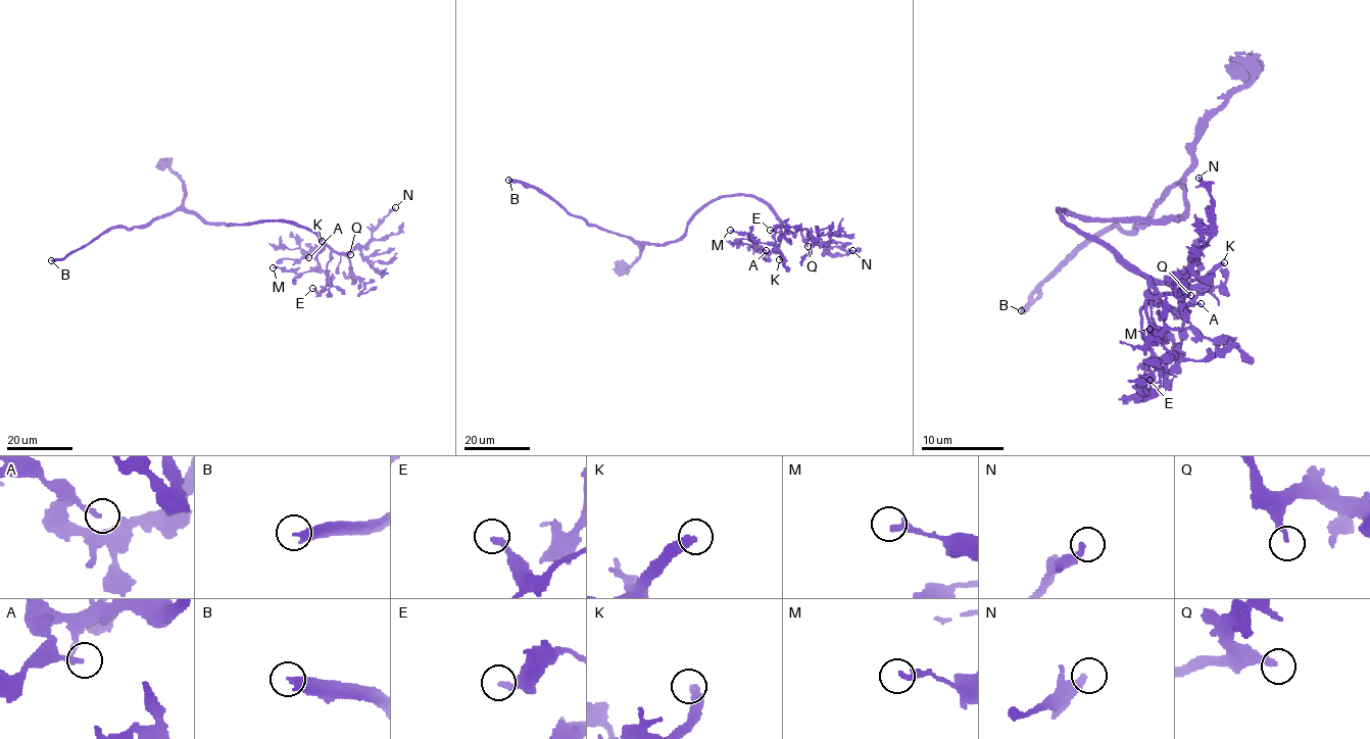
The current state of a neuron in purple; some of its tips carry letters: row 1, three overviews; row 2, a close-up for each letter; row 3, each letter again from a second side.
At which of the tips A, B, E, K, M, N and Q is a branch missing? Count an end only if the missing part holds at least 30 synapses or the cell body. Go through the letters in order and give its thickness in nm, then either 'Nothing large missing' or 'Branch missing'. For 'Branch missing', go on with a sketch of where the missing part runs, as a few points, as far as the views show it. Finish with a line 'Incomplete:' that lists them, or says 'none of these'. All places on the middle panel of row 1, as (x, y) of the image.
A: Thickness 200 nm. Nothing large missing
B: Thickness 440 nm. Branch missing
E: Thickness 240 nm. Nothing large missing
K: Thickness 360 nm. Branch missing. Course of what is missing: (779, 259), (786, 263), (847, 260)
M: Thickness 280 nm. Nothing large missing
N: Thickness 320 nm. Nothing large missing
Q: Thickness 240 nm. Nothing large missing
Incomplete: B, K

